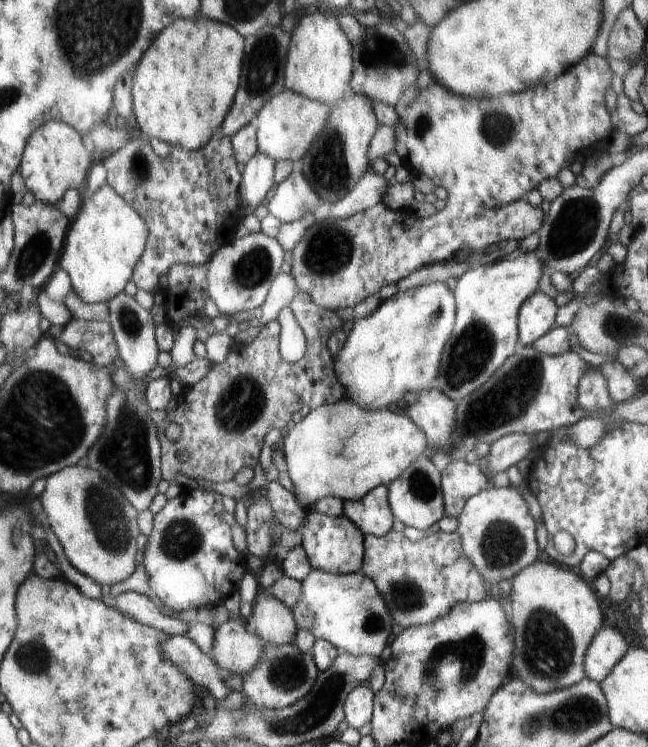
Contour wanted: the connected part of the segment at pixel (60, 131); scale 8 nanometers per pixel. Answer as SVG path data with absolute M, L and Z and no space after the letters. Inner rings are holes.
M60 121L46 122L31 134L18 172L36 201L55 206L70 188L80 189L92 162L92 154L84 148L82 141L77 130Z

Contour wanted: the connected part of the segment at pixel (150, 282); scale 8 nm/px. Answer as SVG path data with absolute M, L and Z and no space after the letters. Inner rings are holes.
M220 131L216 132L212 134L208 144L195 151L170 145L166 158L160 158L154 153L146 136L140 136L136 140L127 138L124 145L113 151L102 164L107 171L107 184L136 210L147 227L146 247L131 279L140 291L155 294L160 277L175 265L200 267L208 262L216 250L235 239L234 232L242 215L238 194L241 167L235 162L231 137L224 136Z

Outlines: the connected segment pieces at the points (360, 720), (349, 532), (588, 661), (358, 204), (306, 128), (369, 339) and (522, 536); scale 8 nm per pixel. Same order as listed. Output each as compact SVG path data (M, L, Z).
M368 684L358 686L345 698L343 712L348 727L359 729L371 722L375 694Z
M307 510L301 529L301 545L311 568L325 573L352 574L361 570L364 556L364 535L348 517L332 518L316 510Z
M610 627L600 628L584 658L585 677L602 683L626 655L630 646L631 644L626 642L618 630Z
M372 170L366 171L360 178L360 182L357 182L344 198L331 204L329 218L331 220L350 218L352 214L376 206L382 201L386 186L388 183L384 175L379 175Z
M285 88L280 94L270 98L268 104L264 104L255 116L258 152L276 161L301 162L304 160L304 154L308 154L314 139L318 138L328 112L330 110L326 104L310 100Z
M431 273L423 286L398 291L367 318L355 319L347 329L347 339L340 352L333 358L334 372L344 386L345 396L354 404L368 410L382 410L391 404L403 407L413 396L420 396L434 387L440 368L440 356L452 334L456 322L455 296L438 273Z
M513 485L491 486L468 498L462 514L457 516L456 532L462 538L464 556L472 562L484 584L498 584L500 580L512 580L541 558L536 542L536 521L529 512L526 500Z

